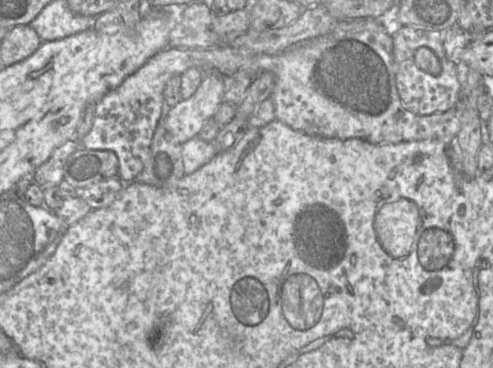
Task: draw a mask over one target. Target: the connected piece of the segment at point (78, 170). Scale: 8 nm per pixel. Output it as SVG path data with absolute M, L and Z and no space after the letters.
M79 146L79 148L68 157L64 165L63 179L76 189L76 196L78 196L80 189L117 177L118 164L119 160L117 155L111 150L92 150Z

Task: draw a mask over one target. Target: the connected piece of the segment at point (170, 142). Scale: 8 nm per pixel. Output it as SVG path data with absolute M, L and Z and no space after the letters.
M163 116L157 123L150 149L150 157L134 179L135 182L167 188L185 175L181 144L167 131Z

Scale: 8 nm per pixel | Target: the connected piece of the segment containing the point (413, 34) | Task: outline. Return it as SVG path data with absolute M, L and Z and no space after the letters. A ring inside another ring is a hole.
M402 26L393 38L393 61L396 87L403 106L420 116L443 113L453 108L460 99L462 88L462 69L445 56L443 47L443 31L427 30L414 26ZM420 47L432 50L441 62L438 75L427 73L415 64L414 53Z

